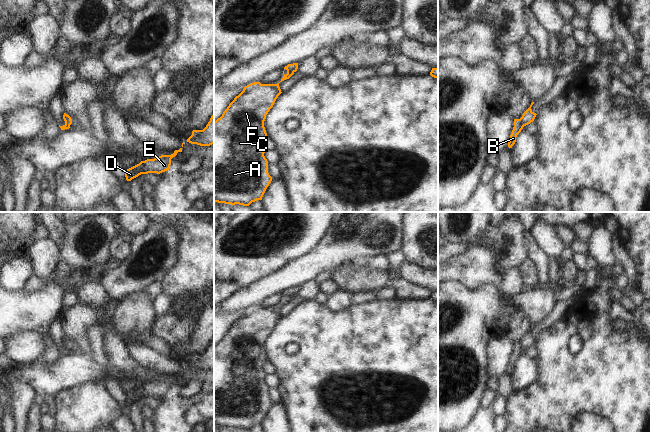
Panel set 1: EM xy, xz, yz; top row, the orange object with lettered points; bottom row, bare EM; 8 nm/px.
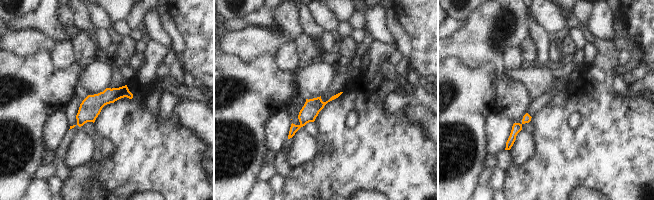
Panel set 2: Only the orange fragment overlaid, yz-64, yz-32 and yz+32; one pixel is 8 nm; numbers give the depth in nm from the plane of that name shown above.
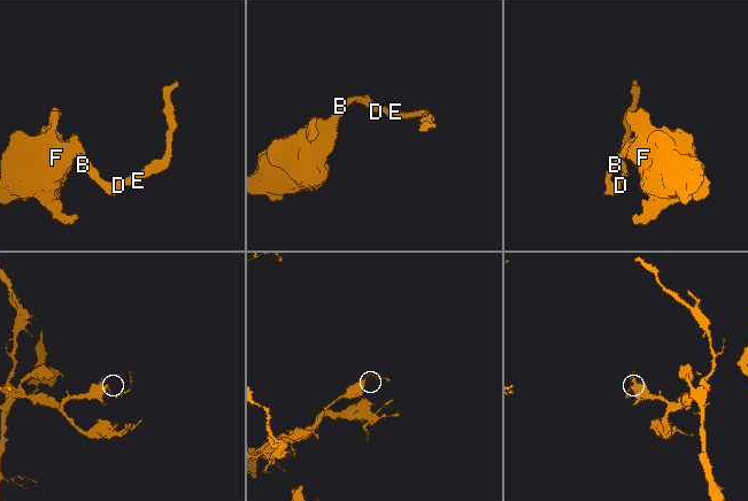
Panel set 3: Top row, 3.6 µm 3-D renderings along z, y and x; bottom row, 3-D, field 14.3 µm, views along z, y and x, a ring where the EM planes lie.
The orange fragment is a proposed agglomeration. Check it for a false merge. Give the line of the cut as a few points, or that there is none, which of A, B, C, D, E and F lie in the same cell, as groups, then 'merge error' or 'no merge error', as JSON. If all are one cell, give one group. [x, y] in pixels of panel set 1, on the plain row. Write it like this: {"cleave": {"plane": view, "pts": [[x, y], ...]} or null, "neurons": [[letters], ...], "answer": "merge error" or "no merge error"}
{"cleave": {"plane": "yz", "pts": [[519, 343], [523, 350]]}, "neurons": [["A", "C", "F"], ["B", "D", "E"]], "answer": "merge error"}

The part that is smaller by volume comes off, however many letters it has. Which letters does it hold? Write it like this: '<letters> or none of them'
B, D, E

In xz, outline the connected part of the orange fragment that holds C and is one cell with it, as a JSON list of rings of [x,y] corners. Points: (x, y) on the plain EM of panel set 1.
[[[254,306],[244,311],[214,346],[214,426],[249,430],[262,421],[272,405],[263,366],[266,339],[281,318],[279,307]]]

